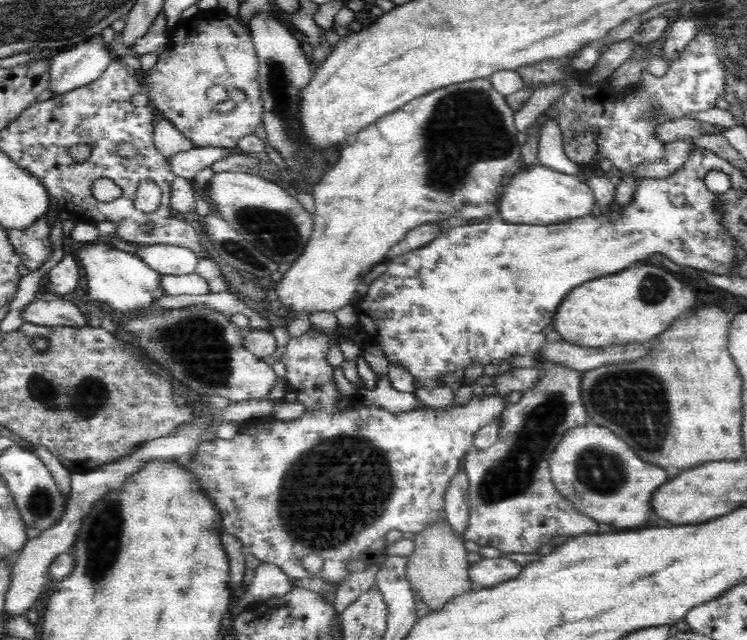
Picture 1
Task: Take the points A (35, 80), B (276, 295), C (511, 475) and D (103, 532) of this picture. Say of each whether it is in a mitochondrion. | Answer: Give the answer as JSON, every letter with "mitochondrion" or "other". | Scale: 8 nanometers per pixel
{"A":"other","B":"other","C":"mitochondrion","D":"mitochondrion"}

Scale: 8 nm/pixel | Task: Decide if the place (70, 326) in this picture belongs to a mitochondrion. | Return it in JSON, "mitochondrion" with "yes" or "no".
{"mitochondrion":"no"}

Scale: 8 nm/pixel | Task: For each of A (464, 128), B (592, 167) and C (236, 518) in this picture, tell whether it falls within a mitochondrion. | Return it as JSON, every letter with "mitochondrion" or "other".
{"A":"mitochondrion","B":"other","C":"other"}

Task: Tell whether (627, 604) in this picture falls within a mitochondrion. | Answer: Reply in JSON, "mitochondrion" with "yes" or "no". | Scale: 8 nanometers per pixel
{"mitochondrion":"no"}

